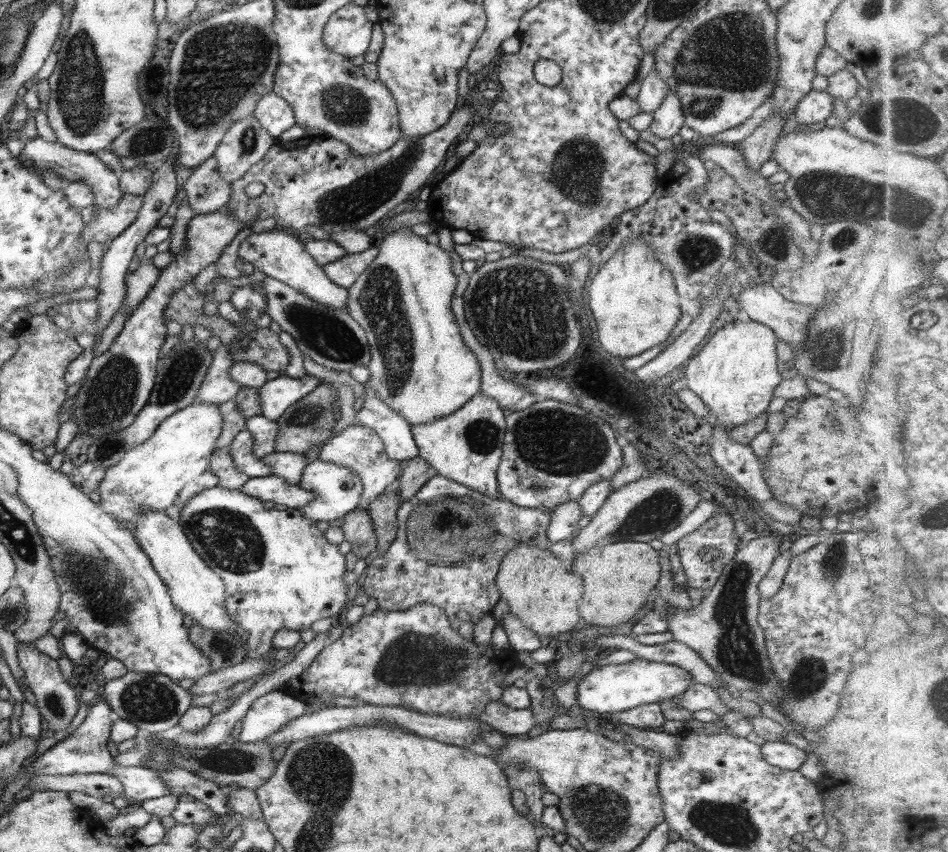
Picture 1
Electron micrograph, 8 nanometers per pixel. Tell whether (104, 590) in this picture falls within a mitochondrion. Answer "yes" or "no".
yes

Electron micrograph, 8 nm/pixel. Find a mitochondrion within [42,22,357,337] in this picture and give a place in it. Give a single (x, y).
(80, 92)

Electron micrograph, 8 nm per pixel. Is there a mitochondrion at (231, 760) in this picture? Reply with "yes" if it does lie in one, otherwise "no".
yes

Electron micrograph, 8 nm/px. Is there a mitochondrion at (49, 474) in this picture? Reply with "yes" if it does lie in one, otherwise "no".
no

